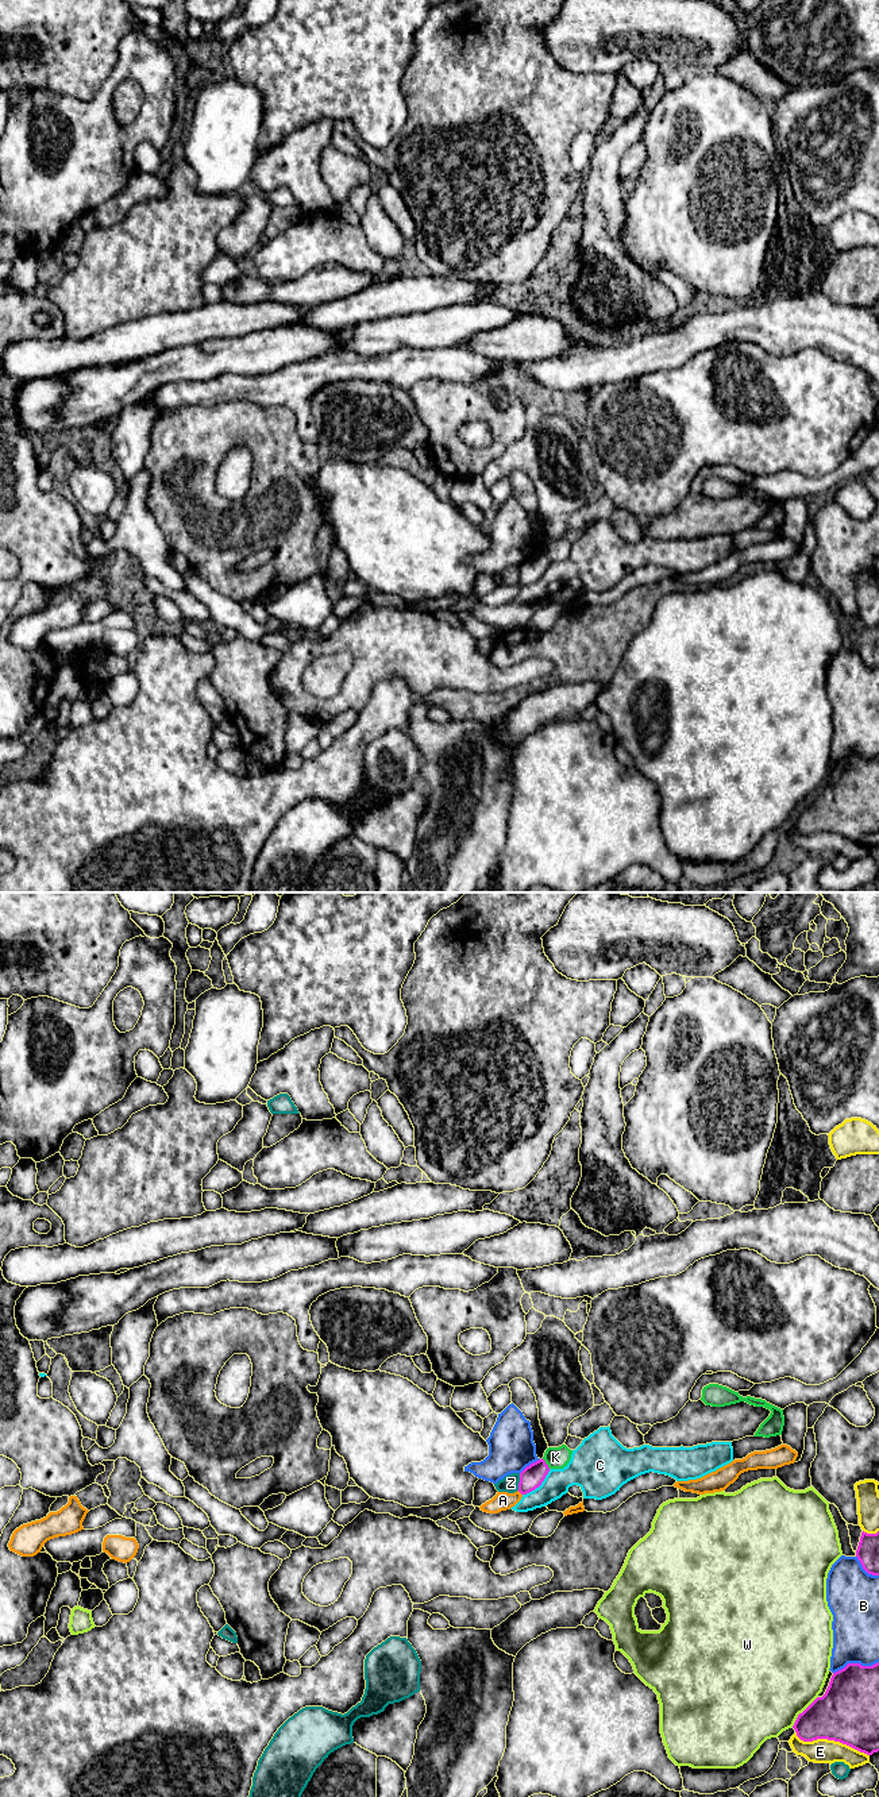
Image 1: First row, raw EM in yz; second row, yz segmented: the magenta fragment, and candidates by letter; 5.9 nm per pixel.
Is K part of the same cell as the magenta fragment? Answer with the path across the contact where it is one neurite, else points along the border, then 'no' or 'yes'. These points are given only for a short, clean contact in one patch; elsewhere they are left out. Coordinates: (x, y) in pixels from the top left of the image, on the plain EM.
along yz (542, 551), (550, 560) | no

